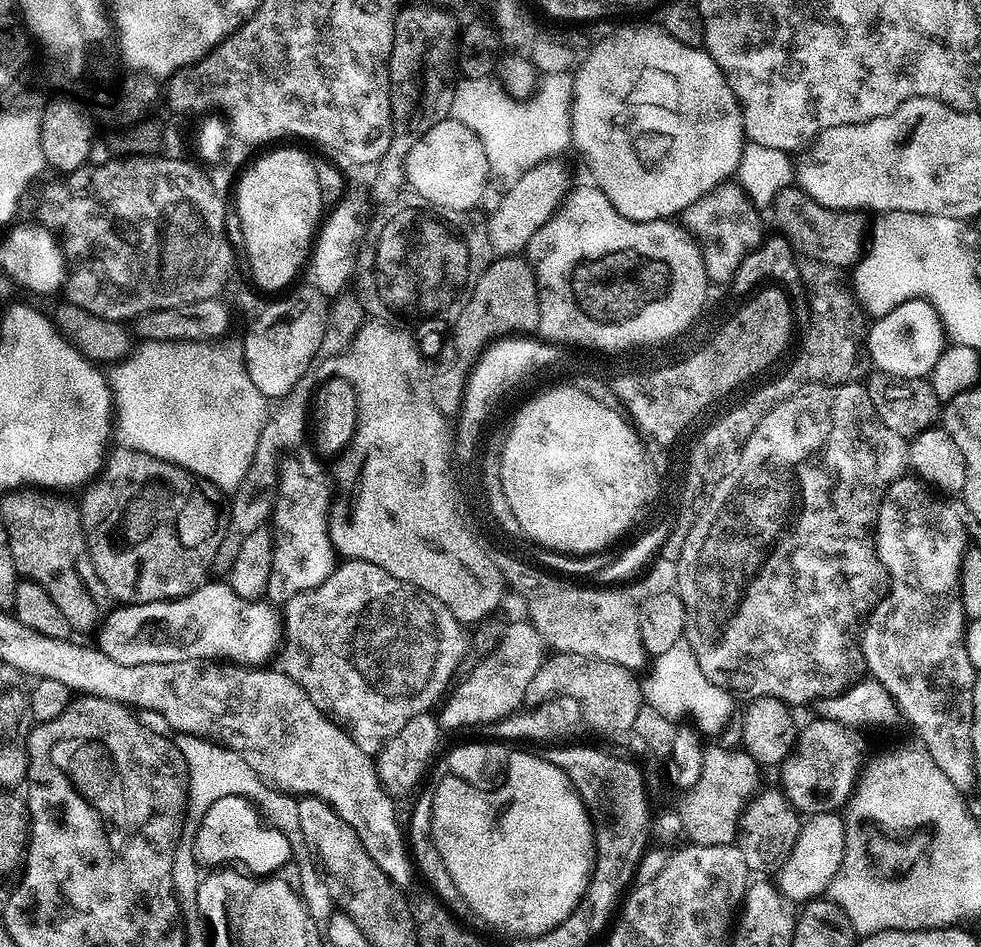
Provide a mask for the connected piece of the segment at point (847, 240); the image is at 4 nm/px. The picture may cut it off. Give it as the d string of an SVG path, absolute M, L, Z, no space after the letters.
M789 186L776 196L770 205L770 212L776 215L779 235L792 244L800 256L813 256L835 268L847 269L862 254L861 213L856 210L837 210L824 208L807 196L799 187Z

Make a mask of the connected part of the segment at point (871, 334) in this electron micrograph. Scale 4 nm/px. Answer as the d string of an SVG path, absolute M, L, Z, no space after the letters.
M910 299L900 303L884 316L877 317L867 329L865 335L865 349L868 357L877 371L882 371L894 377L918 377L923 379L931 374L938 358L946 347L946 333L940 315L934 310L928 300Z

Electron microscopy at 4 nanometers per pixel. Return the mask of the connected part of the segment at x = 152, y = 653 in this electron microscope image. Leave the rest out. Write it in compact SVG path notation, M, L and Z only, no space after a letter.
M206 582L198 590L173 600L159 600L145 604L125 604L109 611L99 625L98 647L106 658L122 662L122 666L146 666L187 660L211 661L214 656L229 656L229 661L244 666L264 666L268 659L277 655L282 643L282 616L271 603L243 600L227 582Z

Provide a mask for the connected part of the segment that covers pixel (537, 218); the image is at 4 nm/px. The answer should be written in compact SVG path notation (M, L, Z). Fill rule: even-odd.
M560 158L544 160L507 185L508 193L497 202L492 217L486 220L493 253L500 256L523 253L530 238L534 238L537 230L546 226L546 222L559 211L570 191L568 168L562 161Z

